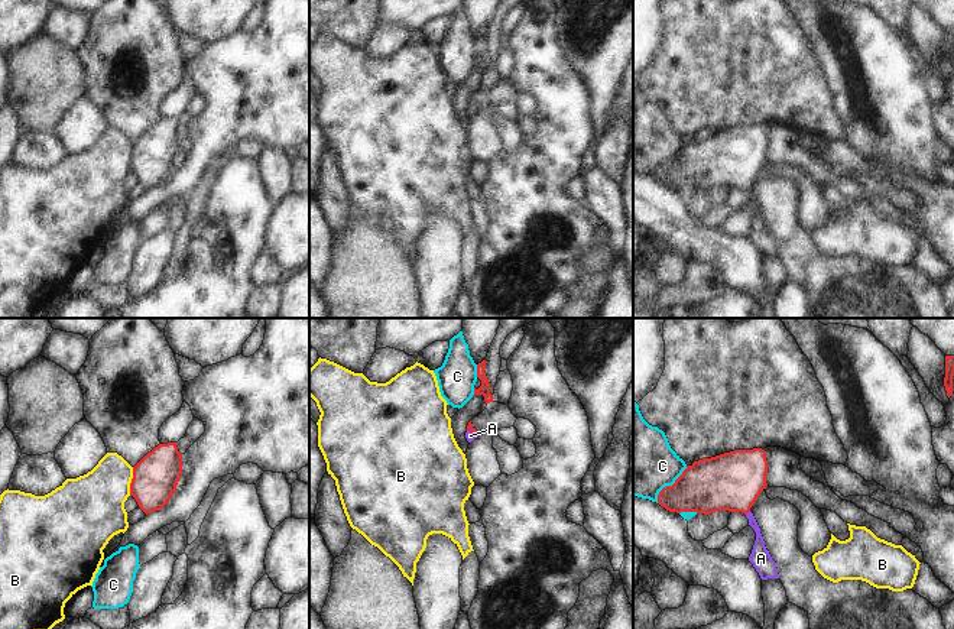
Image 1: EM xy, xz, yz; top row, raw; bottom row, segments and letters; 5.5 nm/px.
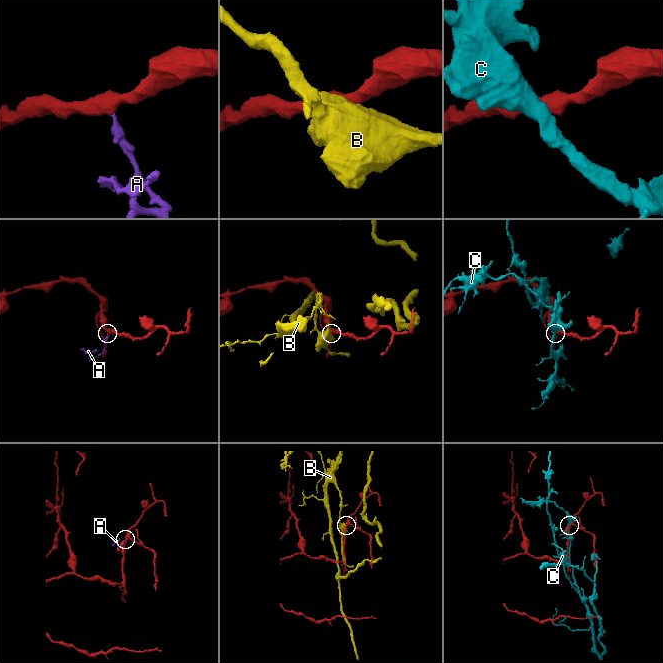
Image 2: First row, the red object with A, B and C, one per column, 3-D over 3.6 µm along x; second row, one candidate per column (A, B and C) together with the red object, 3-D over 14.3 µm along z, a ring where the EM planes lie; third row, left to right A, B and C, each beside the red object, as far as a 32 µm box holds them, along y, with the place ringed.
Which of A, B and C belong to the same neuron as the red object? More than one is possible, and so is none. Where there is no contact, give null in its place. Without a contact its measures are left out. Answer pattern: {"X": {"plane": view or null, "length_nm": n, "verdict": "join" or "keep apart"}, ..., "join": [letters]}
{"A": {"plane": "yz", "length_nm": 40, "verdict": "join"}, "B": {"plane": "xy", "length_nm": 160, "verdict": "keep apart"}, "C": {"plane": "yz", "length_nm": 260, "verdict": "keep apart"}, "join": ["A"]}

